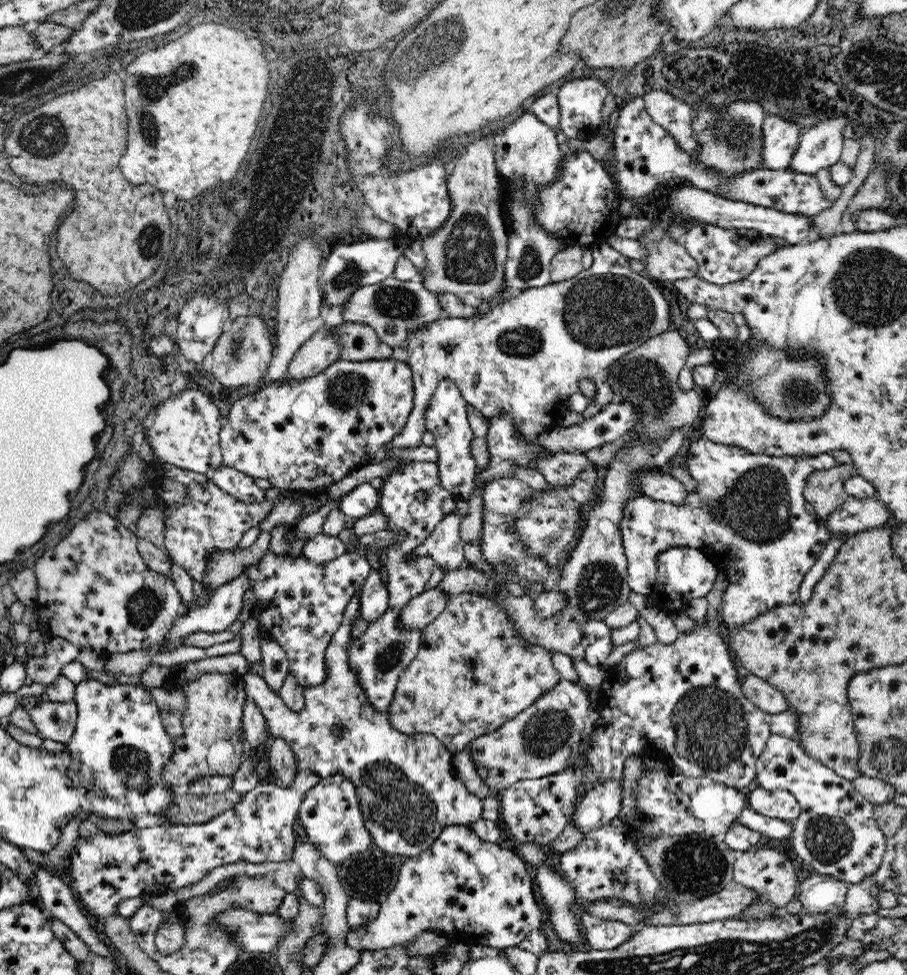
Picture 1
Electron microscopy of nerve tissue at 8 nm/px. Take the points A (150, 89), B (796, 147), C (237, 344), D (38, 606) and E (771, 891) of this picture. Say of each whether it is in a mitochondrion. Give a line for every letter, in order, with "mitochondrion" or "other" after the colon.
A: mitochondrion
B: other
C: mitochondrion
D: other
E: other

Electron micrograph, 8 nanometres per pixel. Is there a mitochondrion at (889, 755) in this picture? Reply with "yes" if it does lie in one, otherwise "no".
yes

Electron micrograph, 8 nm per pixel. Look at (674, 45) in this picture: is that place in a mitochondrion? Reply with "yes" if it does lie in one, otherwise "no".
no

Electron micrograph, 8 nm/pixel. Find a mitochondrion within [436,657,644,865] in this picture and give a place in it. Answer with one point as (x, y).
(546, 732)

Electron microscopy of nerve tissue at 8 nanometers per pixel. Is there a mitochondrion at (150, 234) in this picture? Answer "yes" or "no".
yes

